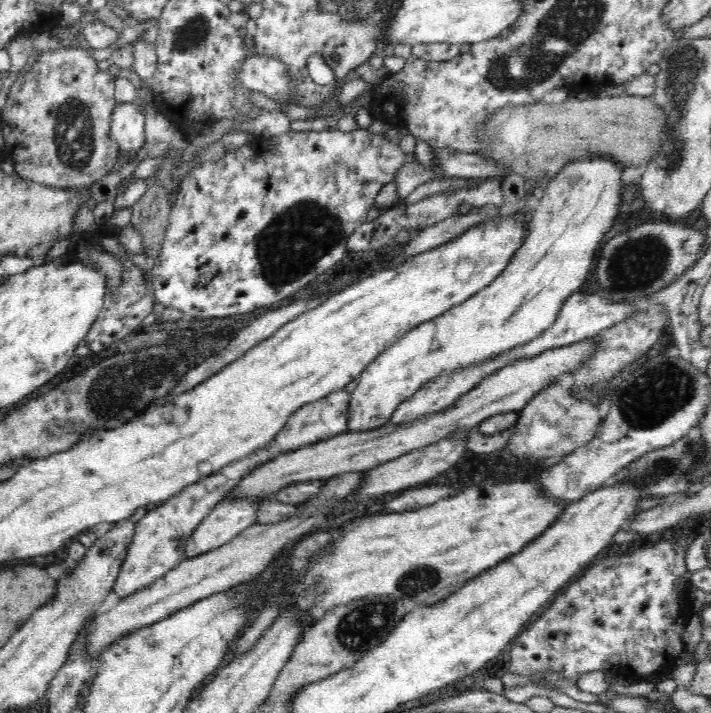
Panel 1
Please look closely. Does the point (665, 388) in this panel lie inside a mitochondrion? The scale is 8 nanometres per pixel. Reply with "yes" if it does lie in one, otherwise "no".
yes

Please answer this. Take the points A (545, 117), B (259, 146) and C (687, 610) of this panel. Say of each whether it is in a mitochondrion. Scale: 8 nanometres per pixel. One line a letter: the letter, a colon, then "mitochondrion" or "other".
A: other
B: other
C: other

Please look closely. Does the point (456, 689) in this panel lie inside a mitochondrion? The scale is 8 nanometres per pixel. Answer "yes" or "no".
no

